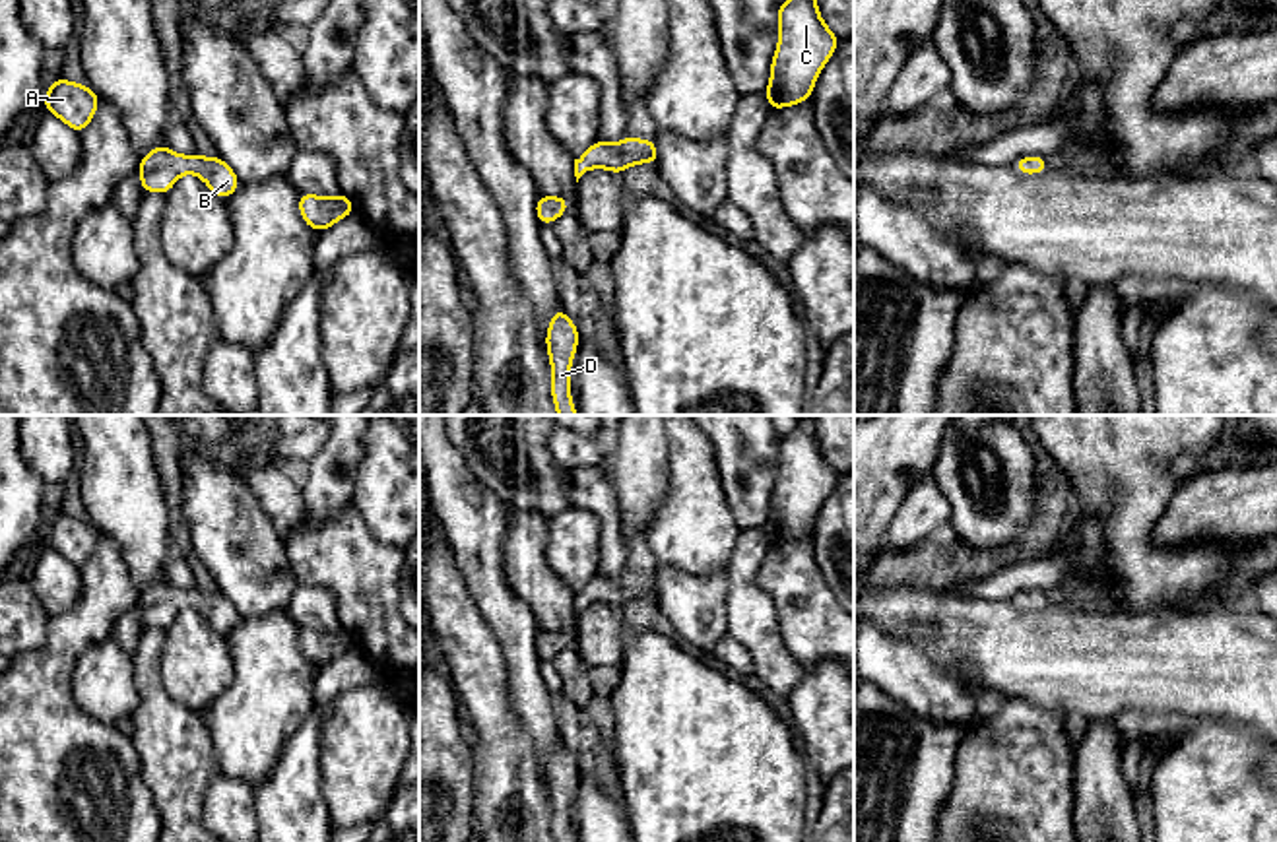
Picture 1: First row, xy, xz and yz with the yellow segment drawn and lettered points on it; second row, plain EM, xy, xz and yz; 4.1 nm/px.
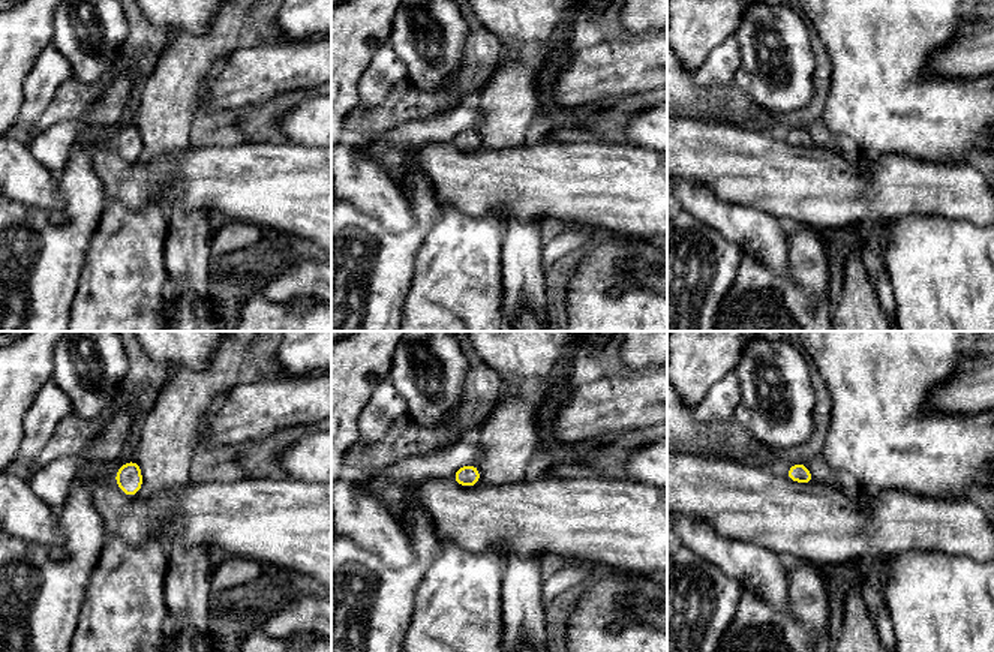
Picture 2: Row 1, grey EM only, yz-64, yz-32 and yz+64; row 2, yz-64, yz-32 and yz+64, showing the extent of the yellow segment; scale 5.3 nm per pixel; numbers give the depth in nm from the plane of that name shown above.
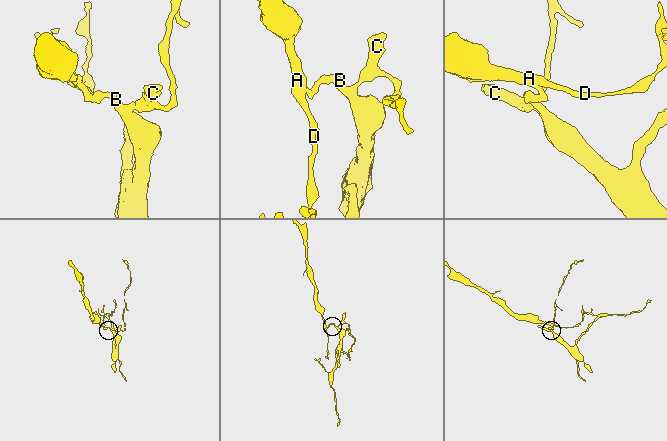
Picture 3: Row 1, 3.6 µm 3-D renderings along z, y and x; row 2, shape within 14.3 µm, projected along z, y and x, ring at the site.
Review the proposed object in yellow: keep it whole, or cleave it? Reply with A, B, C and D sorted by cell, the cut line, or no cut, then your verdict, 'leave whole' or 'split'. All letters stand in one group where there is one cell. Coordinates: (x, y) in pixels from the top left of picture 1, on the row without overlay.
groups A B C D; cut none; leave whole

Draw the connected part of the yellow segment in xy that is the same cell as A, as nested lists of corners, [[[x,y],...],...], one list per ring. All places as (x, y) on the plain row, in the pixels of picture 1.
[[[58,512],[47,522],[43,541],[80,568],[93,555],[99,535],[99,530],[87,518],[80,520]]]

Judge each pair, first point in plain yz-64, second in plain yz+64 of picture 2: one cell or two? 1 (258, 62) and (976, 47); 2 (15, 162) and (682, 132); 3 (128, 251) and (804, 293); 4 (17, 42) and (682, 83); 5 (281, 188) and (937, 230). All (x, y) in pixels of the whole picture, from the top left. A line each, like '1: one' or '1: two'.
1: one
2: two
3: one
4: two
5: two

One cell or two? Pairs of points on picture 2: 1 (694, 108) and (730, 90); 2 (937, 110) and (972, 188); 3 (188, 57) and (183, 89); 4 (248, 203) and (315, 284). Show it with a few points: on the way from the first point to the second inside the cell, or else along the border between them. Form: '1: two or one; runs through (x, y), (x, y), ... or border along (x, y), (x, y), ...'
1: one; runs through (703, 102), (721, 96)
2: two; border along (925, 159), (972, 159), (978, 167)
3: one; runs through (183, 65), (183, 81)
4: two; border along (303, 245), (315, 252)

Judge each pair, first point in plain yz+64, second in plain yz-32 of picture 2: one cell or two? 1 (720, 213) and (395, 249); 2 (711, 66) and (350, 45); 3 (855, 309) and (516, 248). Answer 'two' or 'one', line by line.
1: two
2: two
3: one

